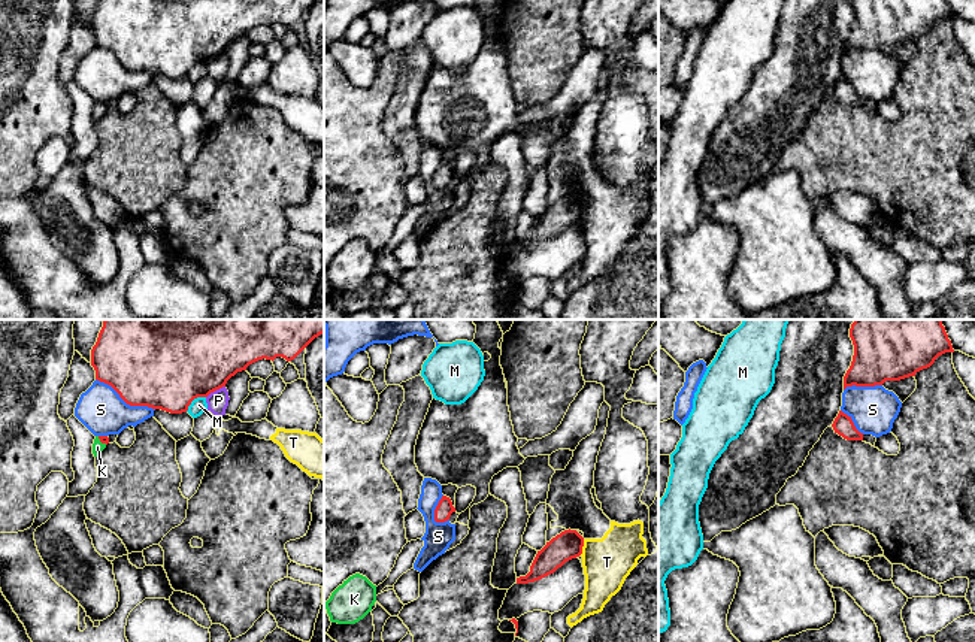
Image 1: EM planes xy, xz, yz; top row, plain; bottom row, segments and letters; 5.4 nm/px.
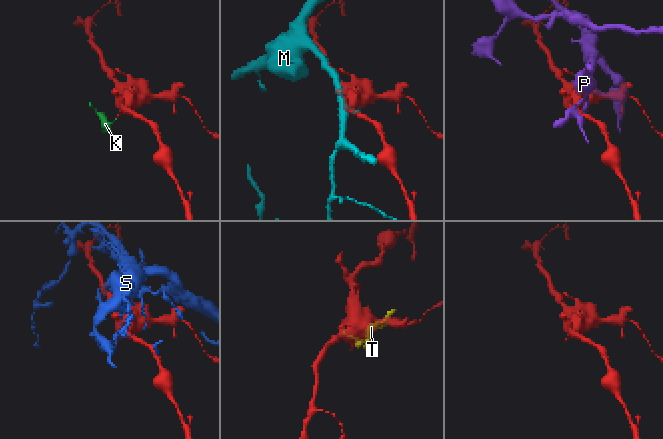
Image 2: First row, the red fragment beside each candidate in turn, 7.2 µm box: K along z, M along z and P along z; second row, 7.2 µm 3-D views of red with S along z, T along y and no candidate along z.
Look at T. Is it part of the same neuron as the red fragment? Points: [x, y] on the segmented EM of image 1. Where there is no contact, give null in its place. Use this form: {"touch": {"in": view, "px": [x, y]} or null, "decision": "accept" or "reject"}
{"touch": {"in": "xz", "px": [583, 545]}, "decision": "reject"}

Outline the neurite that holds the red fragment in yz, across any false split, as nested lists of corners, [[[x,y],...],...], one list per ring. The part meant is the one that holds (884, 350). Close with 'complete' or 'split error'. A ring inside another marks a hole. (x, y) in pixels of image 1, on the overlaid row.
[[[854,320],[850,337],[854,355],[844,390],[915,376],[939,355],[954,352],[942,320]]] | complete

